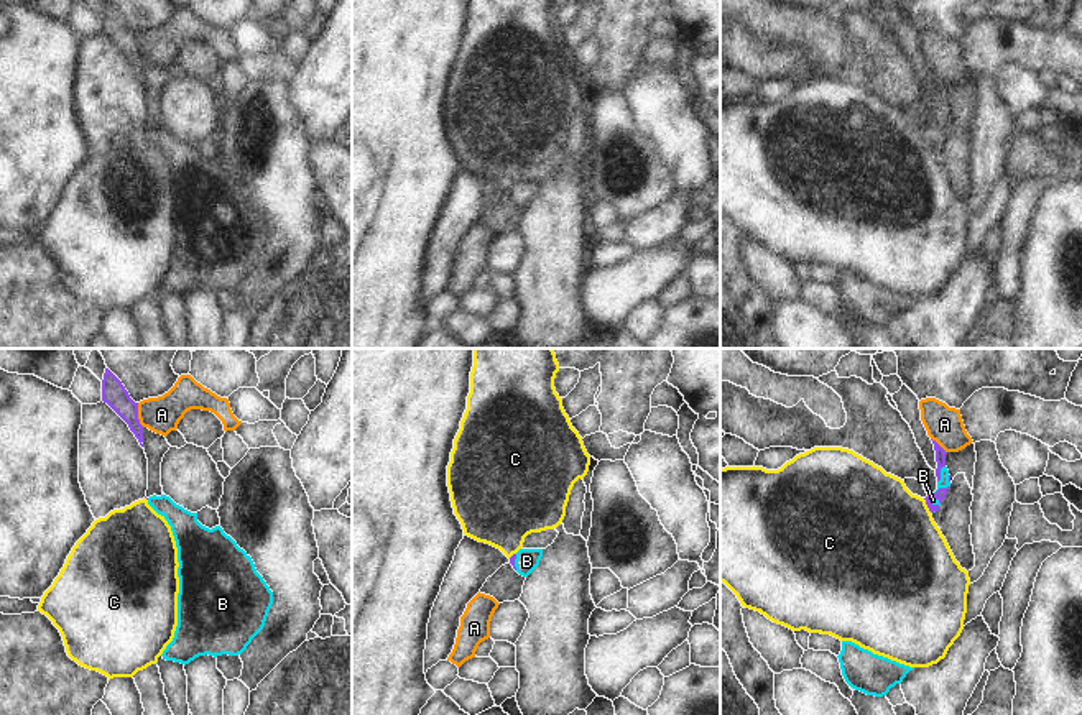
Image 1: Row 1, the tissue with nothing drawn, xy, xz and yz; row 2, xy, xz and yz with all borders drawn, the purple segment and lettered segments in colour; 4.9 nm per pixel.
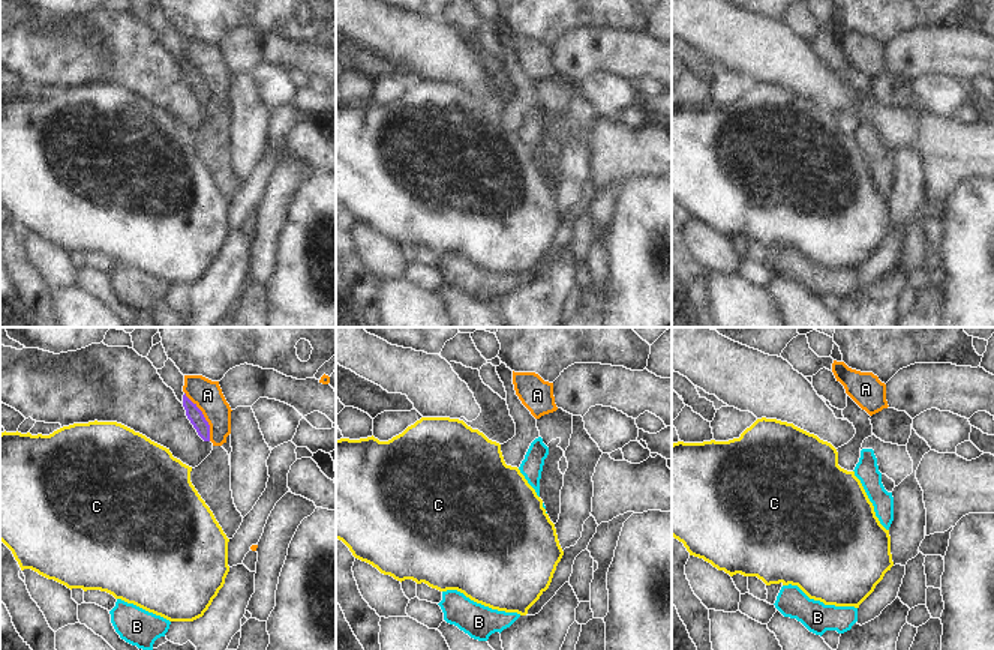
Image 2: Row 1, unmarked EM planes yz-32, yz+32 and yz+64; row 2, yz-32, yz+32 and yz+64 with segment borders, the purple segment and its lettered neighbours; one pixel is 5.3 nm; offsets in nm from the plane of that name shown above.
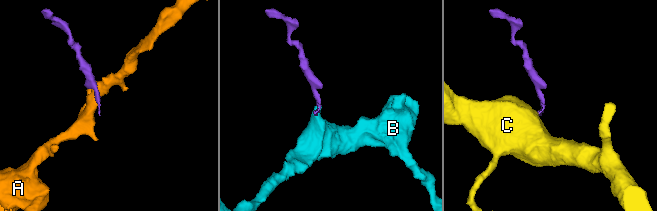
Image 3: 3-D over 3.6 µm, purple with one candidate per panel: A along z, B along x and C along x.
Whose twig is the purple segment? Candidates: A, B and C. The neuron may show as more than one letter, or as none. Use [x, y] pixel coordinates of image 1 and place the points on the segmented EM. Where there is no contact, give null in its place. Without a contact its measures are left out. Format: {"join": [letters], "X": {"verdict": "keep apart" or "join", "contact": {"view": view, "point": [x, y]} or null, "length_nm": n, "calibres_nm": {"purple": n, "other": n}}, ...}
{"join": ["B"], "A": {"verdict": "keep apart", "contact": {"view": "xy", "point": [137, 415]}, "length_nm": 120, "calibres_nm": {"purple": 120, "other": 180}}, "B": {"verdict": "join", "contact": {"view": "yz", "point": [939, 474]}, "length_nm": 90, "calibres_nm": {"purple": 50, "other": 50}}, "C": {"verdict": "keep apart", "contact": {"view": "yz", "point": [926, 503]}, "length_nm": 80, "calibres_nm": {"purple": 50, "other": 480}}}

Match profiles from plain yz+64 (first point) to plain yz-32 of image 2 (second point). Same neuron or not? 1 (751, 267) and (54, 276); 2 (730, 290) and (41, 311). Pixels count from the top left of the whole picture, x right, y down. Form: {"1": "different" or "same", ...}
{"1": "different", "2": "different"}

